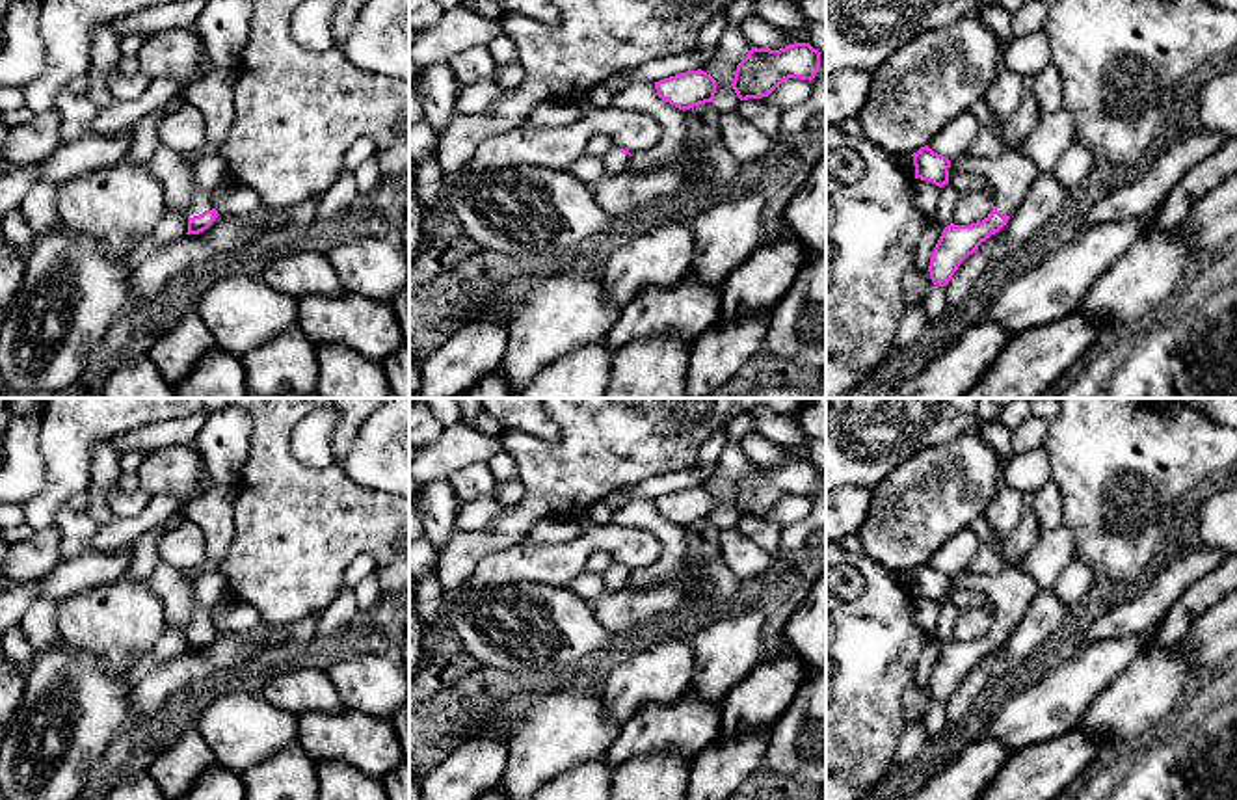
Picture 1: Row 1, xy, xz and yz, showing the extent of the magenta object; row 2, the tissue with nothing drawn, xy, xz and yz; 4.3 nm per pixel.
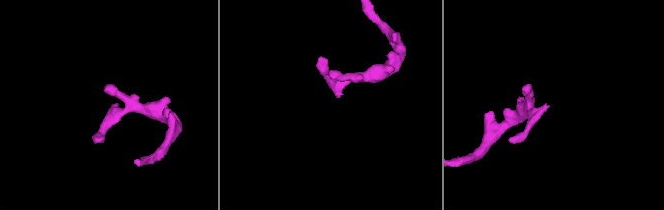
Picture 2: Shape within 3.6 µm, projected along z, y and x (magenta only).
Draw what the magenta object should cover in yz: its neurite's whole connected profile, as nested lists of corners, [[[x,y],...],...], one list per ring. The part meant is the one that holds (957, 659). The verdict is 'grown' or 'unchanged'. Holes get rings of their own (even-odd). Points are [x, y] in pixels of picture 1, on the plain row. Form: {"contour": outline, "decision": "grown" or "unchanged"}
{"contour": [[[1008,564],[997,575],[978,575],[964,569],[951,580],[954,590],[969,590],[990,597],[995,620],[982,638],[971,642],[951,640],[943,646],[928,683],[932,700],[939,703],[947,703],[958,683],[1008,640],[1042,592],[1042,586],[1016,564]]], "decision": "grown"}

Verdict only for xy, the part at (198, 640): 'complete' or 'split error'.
split error

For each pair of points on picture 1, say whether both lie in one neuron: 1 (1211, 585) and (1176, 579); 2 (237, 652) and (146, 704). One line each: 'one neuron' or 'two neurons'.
1: two neurons
2: one neuron

